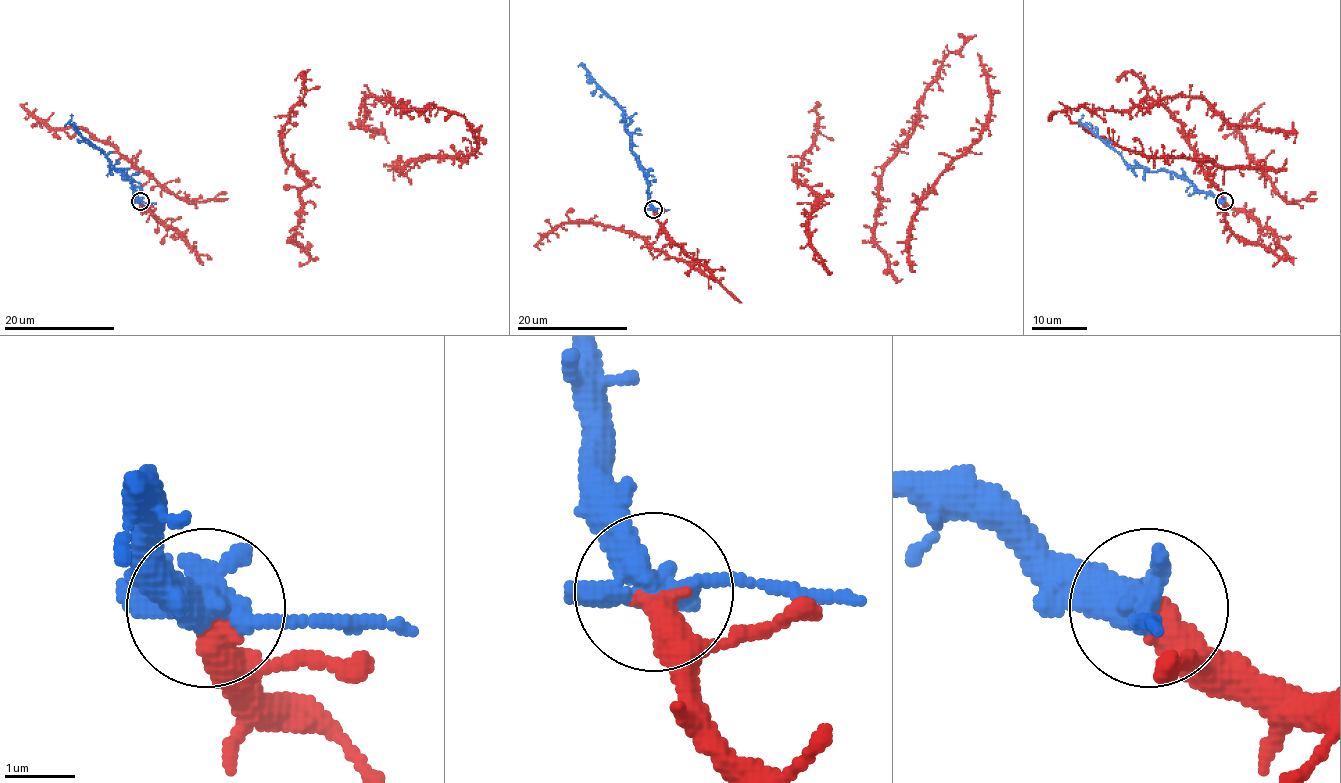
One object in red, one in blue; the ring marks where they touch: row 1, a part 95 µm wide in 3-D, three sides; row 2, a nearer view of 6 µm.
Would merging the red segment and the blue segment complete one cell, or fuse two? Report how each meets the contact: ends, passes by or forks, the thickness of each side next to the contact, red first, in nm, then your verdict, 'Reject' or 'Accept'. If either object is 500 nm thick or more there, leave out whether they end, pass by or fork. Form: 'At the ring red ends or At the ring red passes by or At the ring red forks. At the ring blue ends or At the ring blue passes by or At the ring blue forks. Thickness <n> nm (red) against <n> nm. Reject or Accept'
At the ring red ends. At the ring blue forks. Thickness 460 nm (red) against 380 nm. Accept

